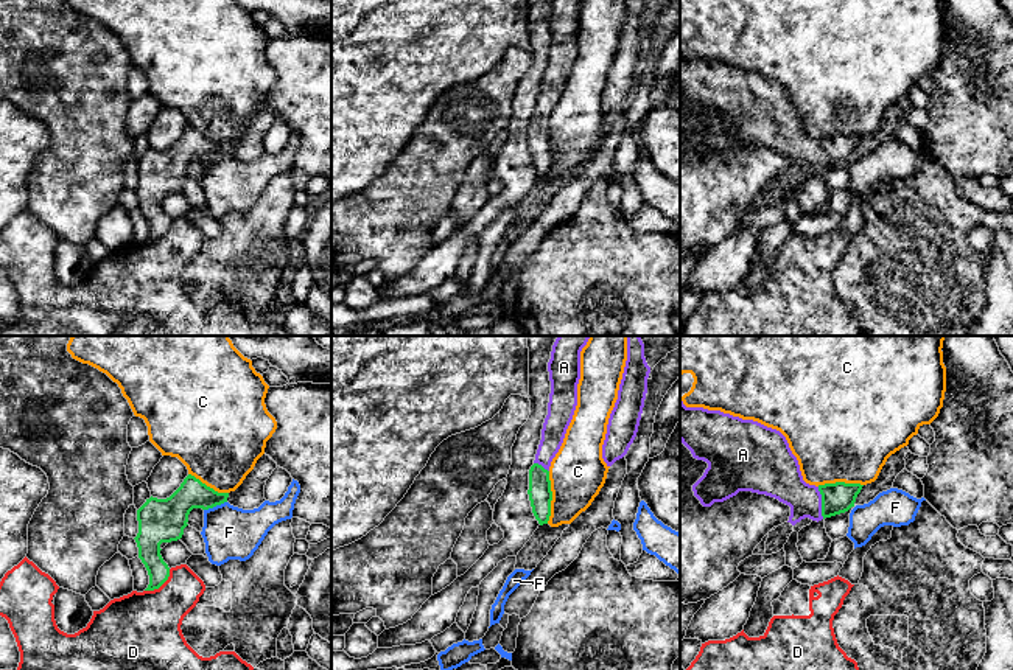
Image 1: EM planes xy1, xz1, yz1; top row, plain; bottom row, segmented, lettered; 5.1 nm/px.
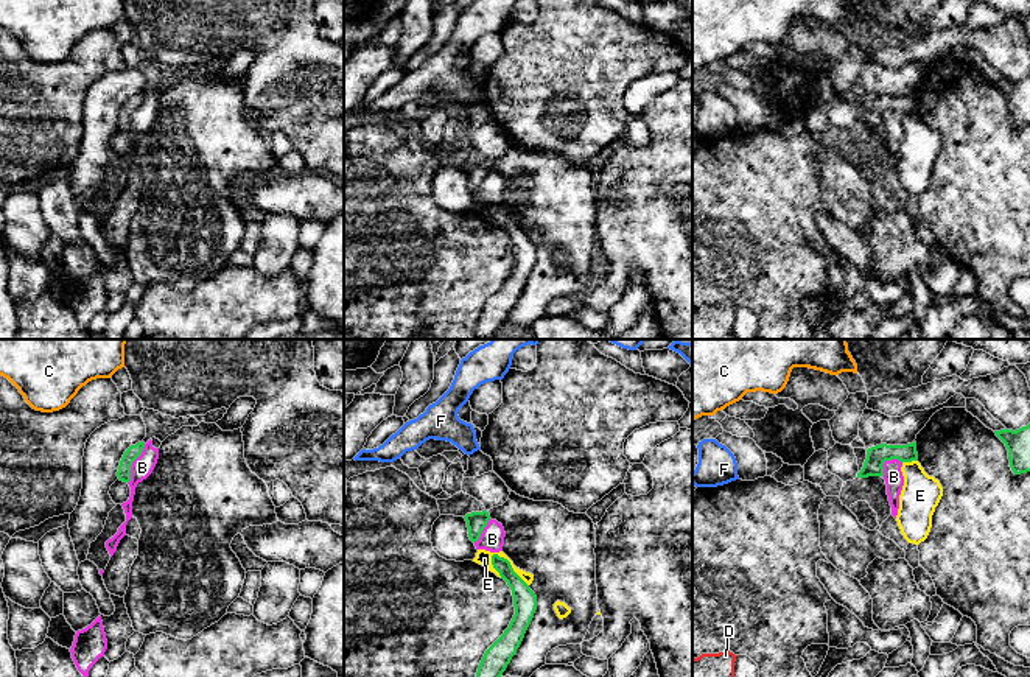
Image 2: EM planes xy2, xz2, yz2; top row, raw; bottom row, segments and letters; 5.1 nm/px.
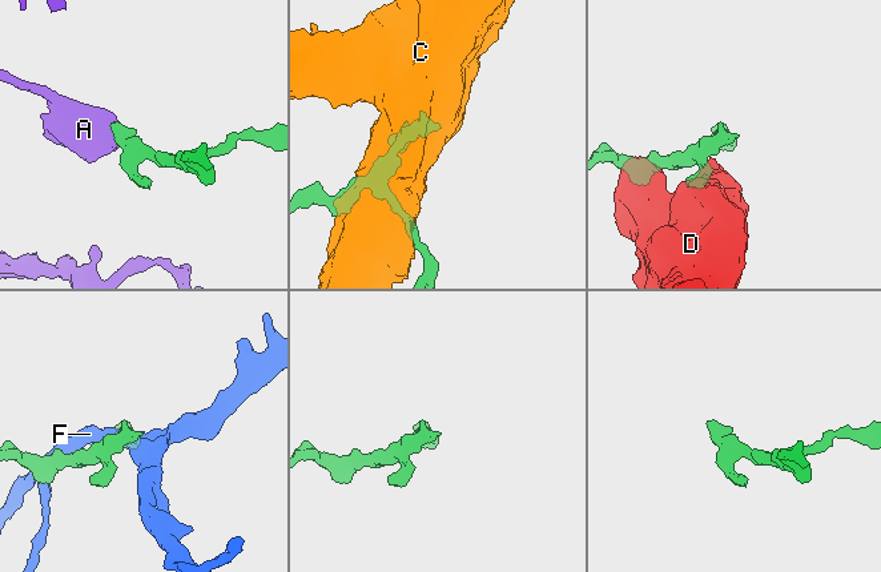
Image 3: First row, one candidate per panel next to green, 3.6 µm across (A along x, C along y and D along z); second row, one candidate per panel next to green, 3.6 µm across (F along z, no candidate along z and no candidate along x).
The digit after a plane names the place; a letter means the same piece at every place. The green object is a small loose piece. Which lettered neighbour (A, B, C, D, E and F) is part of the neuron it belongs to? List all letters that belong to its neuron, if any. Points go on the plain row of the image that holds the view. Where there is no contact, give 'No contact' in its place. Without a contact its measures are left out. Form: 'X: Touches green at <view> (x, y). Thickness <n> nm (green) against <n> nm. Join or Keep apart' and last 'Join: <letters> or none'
A: Touches green at yz1 (822, 154). Thickness 160 nm (green) against 200 nm. Join
B: Touches green at xy2 (131, 115). Thickness 70 nm (green) against 110 nm. Keep apart
C: Touches green at xz1 (551, 150). Thickness 120 nm (green) against 280 nm. Keep apart
D: Touches green at xy1 (161, 237). Thickness 130 nm (green) against 380 nm. Keep apart
E: Touches green at xz2 (511, 217). Thickness 130 nm (green) against 80 nm. Keep apart
F: Touches green at xy1 (215, 157). Thickness 200 nm (green) against 280 nm. Keep apart
Join: A

